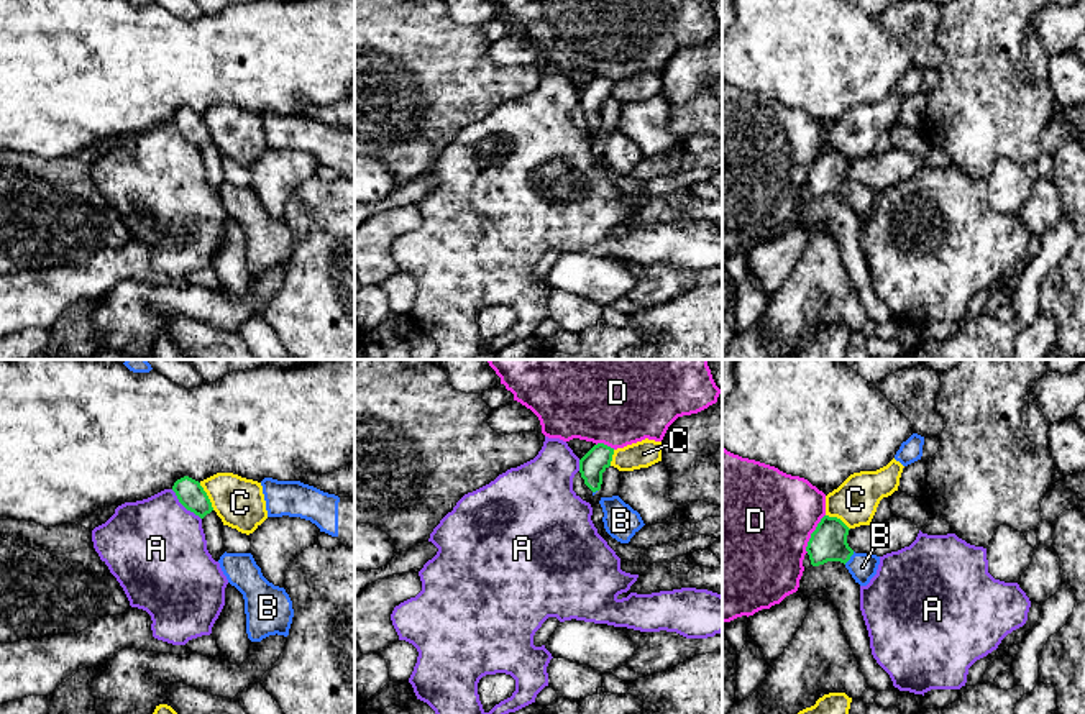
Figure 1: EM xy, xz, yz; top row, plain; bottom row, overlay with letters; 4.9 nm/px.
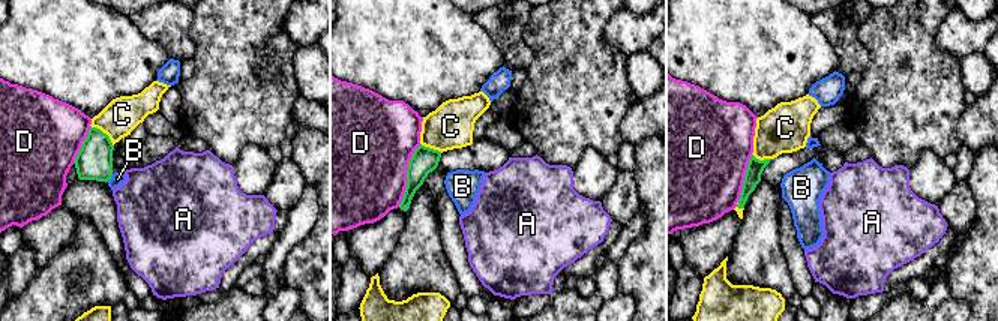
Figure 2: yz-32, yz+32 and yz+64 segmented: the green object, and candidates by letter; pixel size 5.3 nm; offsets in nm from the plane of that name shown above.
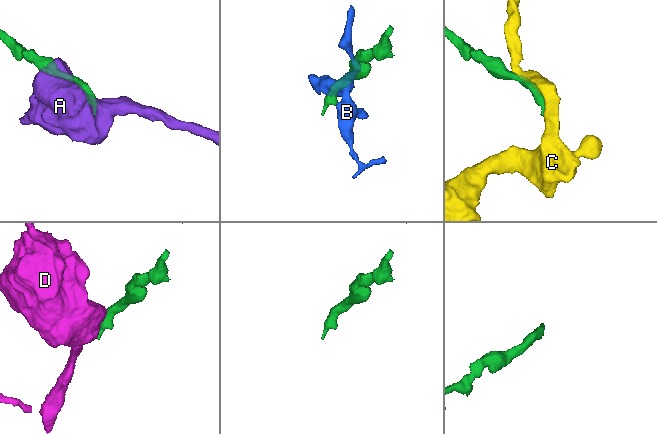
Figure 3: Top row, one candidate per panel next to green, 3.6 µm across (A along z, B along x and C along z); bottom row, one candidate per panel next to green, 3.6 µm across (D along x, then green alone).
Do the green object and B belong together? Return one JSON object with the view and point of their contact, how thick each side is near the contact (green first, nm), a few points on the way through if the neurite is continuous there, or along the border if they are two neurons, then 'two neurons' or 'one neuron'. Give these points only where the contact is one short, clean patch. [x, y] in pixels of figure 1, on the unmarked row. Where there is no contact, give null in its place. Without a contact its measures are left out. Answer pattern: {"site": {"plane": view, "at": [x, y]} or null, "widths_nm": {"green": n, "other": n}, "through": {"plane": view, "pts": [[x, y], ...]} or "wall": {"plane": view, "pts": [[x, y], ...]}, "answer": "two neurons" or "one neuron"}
{"site": {"plane": "yz", "at": [849, 191]}, "widths_nm": {"green": 180, "other": 140}, "through": {"plane": "yz", "pts": [[828, 174], [849, 191], [862, 199]]}, "answer": "one neuron"}

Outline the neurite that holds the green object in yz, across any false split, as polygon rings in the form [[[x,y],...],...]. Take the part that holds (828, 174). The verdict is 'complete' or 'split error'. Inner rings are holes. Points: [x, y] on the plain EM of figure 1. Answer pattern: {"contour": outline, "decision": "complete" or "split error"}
{"contour": [[[824,148],[811,166],[806,184],[813,199],[840,194],[855,215],[867,218],[877,207],[880,189],[873,185],[855,185],[847,176],[849,162],[840,151]]], "decision": "split error"}

